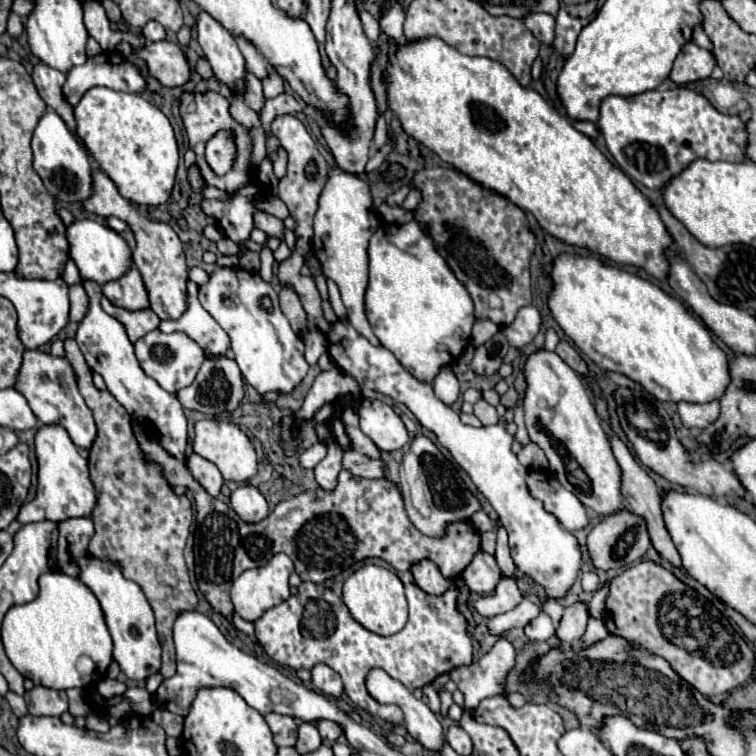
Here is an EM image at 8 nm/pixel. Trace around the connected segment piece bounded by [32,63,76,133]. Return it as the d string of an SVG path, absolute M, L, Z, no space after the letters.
M38 63L34 67L34 73L32 73L32 79L34 79L34 85L40 93L40 97L44 99L44 103L48 107L52 107L60 117L62 121L66 123L66 127L76 133L76 121L74 121L74 107L66 101L64 97L64 81L66 81L66 75L56 71L56 69L50 69L48 65L44 63Z

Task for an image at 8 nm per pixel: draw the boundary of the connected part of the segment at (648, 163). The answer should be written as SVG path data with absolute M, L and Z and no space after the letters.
M688 87L668 91L654 89L632 97L610 95L600 105L596 125L616 165L630 179L650 189L664 187L668 179L678 175L694 159L746 161L746 129L740 117L722 115L704 95Z

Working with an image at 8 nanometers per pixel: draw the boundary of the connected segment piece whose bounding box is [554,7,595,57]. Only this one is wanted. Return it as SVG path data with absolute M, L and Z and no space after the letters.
M562 7L562 9L558 11L558 15L556 15L556 39L554 39L554 49L556 49L560 55L564 55L564 57L572 55L572 53L574 53L576 39L578 39L578 35L580 35L582 27L590 23L590 21L586 20L593 20L594 18L595 15L587 19L570 17L570 15L564 11L564 7Z

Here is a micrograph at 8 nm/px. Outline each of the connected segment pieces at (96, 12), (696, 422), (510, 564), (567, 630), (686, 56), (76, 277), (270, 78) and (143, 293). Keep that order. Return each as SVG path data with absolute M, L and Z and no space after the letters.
M98 1L84 3L84 25L88 29L88 35L94 37L104 51L112 51L120 41L130 43L130 39L144 39L142 35L134 35L134 33L112 31L110 21L106 17L106 11Z
M680 401L678 403L678 415L680 415L684 427L688 427L688 429L706 429L710 423L714 423L718 419L718 413L720 413L718 401L710 401L710 403Z
M503 526L497 531L497 544L494 556L501 569L502 575L505 577L512 577L516 571L516 566L510 555L508 534Z
M574 603L574 605L566 607L564 615L560 619L560 625L556 629L556 637L566 645L576 643L586 631L588 617L590 615L588 615L588 609L584 603Z
M686 43L678 59L674 61L674 69L670 73L670 79L676 85L686 85L698 79L710 77L716 61L708 49L702 49L694 43Z
M68 259L66 267L64 267L64 273L62 273L62 279L66 281L66 285L74 285L74 283L82 283L80 279L80 273L78 273L78 267L72 259Z
M270 69L268 75L262 79L262 87L264 87L264 97L274 99L284 93L284 79L274 69Z
M136 267L130 269L130 273L122 277L122 281L110 281L110 285L104 285L102 291L112 305L128 311L142 311L150 307L148 291Z

